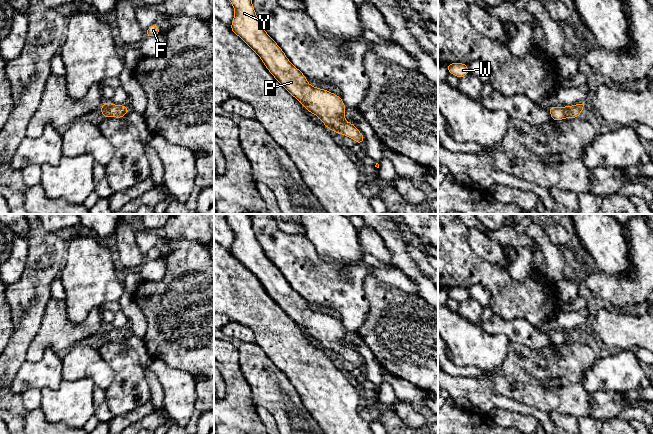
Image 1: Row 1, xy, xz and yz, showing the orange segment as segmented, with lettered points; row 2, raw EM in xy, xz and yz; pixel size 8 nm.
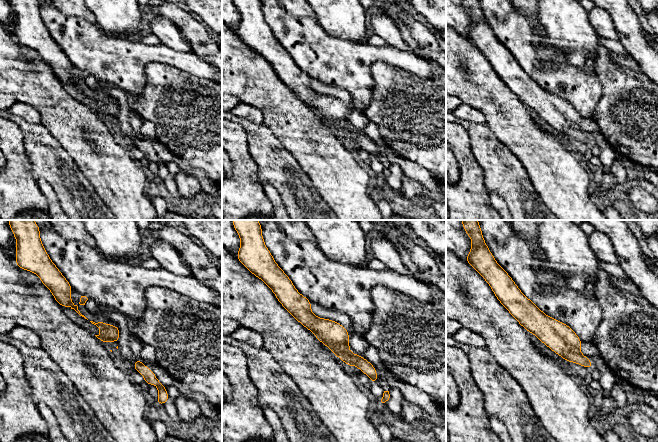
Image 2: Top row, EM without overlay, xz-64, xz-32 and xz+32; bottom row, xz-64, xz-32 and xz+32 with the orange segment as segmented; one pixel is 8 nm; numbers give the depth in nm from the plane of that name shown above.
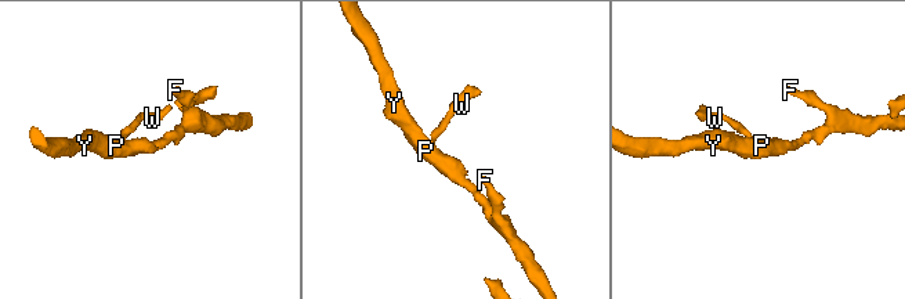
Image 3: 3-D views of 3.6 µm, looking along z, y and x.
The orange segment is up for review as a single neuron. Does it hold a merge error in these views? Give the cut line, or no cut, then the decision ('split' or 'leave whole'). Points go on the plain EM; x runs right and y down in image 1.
no cut | leave whole

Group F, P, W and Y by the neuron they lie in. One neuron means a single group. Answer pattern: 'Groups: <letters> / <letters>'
Groups: F P W Y

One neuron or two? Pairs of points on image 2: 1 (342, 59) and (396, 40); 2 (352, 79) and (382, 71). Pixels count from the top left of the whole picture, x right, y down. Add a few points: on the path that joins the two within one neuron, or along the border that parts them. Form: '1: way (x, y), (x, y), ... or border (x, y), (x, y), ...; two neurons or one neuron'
1: border (388, 44), (408, 51); two neurons
2: border (392, 65), (375, 61), (370, 67), (371, 77); two neurons

